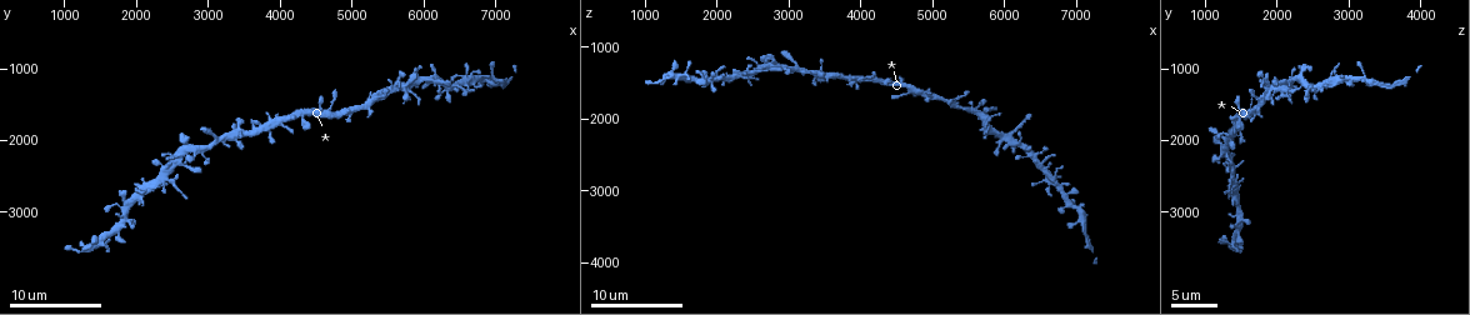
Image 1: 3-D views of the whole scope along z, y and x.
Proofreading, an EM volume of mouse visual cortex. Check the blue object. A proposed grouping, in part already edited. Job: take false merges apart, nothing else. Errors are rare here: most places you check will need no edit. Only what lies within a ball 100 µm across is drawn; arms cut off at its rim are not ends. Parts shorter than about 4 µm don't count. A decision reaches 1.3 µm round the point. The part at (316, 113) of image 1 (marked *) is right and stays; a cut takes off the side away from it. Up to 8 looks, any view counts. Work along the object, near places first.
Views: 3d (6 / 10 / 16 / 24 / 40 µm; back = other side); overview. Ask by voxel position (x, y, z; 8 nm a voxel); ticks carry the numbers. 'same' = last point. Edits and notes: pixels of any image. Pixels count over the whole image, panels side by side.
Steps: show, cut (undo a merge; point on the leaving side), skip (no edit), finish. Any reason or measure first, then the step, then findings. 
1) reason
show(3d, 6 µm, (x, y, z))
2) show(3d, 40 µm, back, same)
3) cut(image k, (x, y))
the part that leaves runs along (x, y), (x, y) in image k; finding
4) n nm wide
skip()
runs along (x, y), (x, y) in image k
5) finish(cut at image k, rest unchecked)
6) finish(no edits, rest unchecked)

show(3d, 10 µm, (4700, 1600, 1600))

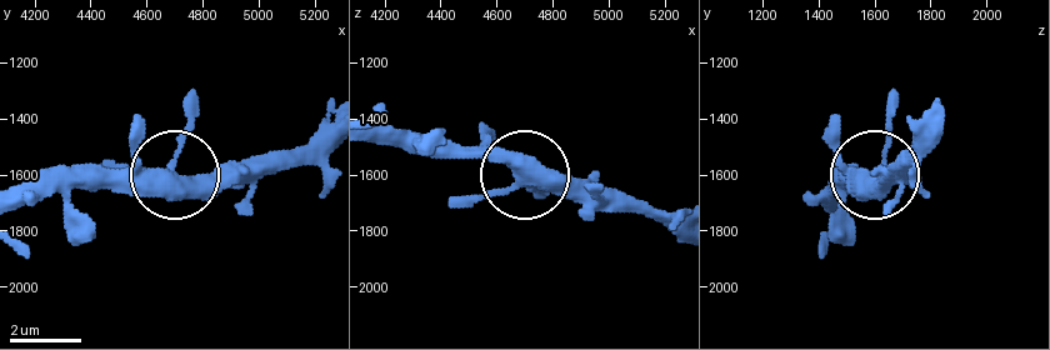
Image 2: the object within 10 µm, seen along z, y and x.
other side
show(3d, 10 µm, back, (4700, 1610, 1610))

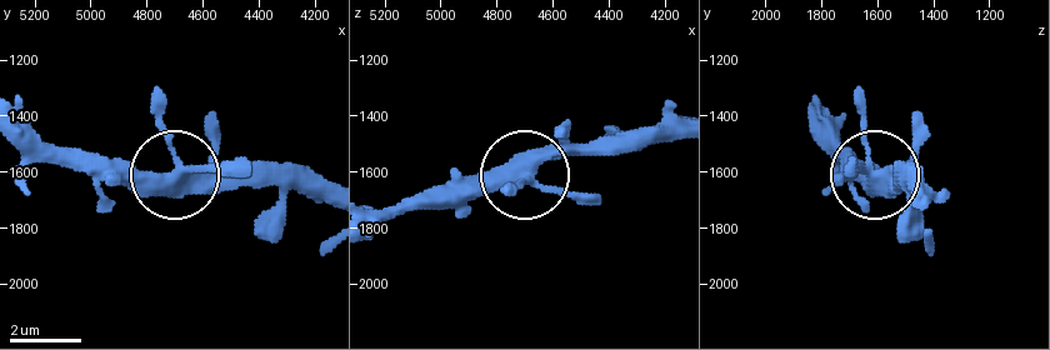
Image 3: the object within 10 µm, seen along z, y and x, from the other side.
skip()
all the same neuron

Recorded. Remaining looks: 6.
four-way junction
show(3d, 16 µm, (3100, 1950, 1300))

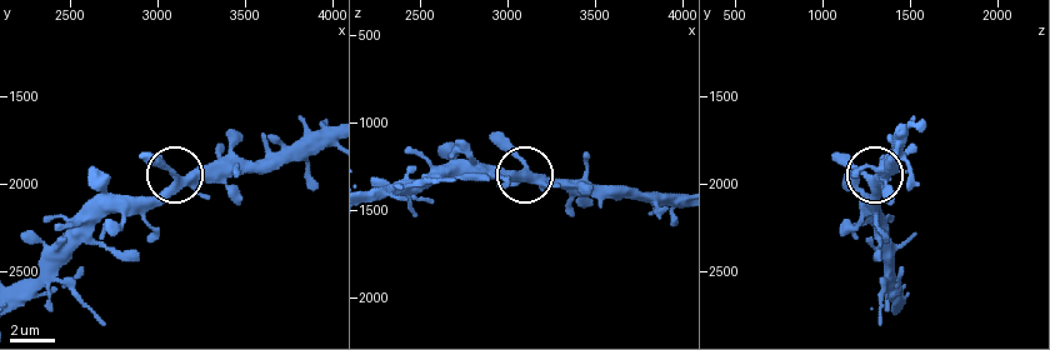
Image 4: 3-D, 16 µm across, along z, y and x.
skip()
runs along (325, 128), (264, 160), (219, 161), (175, 179), (148, 153) in image 4; continuous, no second neuron

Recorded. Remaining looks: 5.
four or more arms meet
show(3d, 10 µm, (6050, 1150, 2200))

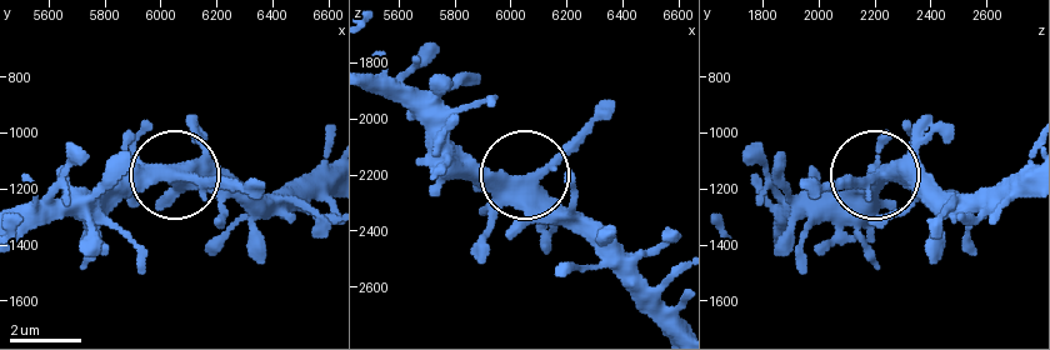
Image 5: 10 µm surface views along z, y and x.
4 arms
skip()
runs along (379, 79), (504, 175), (540, 166), (599, 106) in image 5; continuous, no second neuron

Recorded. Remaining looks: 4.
finish(no edits, rest unchecked)

